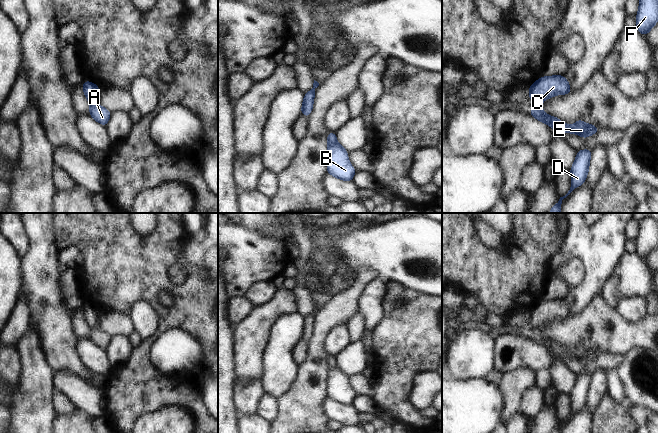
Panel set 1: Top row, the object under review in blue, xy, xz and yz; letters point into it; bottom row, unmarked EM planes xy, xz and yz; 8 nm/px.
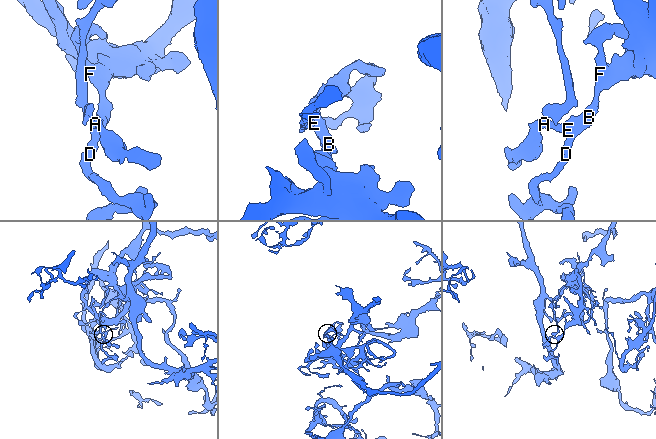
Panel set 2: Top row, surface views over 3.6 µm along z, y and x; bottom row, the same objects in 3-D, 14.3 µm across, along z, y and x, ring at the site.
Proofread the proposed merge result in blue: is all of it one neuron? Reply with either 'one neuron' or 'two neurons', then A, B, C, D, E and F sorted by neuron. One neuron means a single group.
two neurons; A B D E F / C

